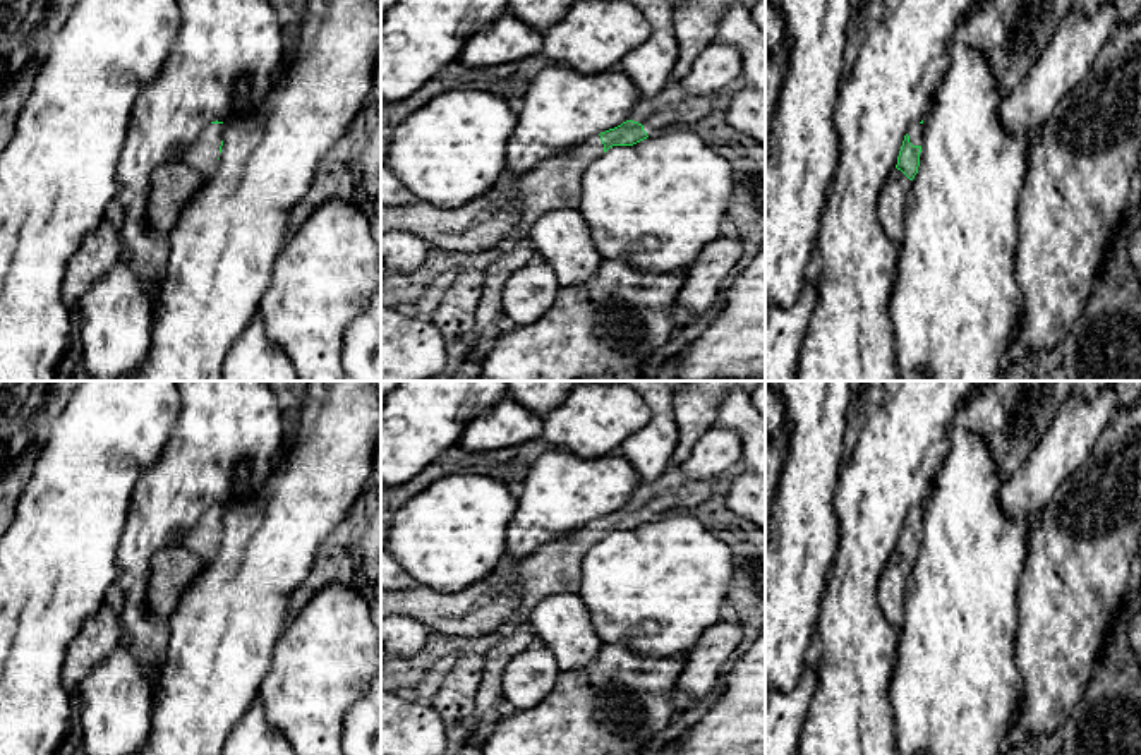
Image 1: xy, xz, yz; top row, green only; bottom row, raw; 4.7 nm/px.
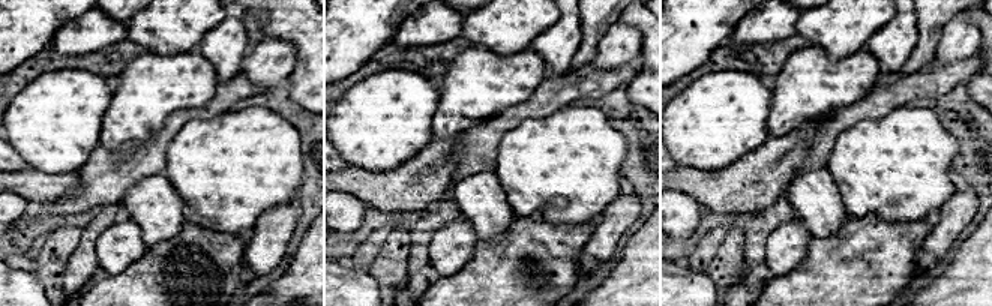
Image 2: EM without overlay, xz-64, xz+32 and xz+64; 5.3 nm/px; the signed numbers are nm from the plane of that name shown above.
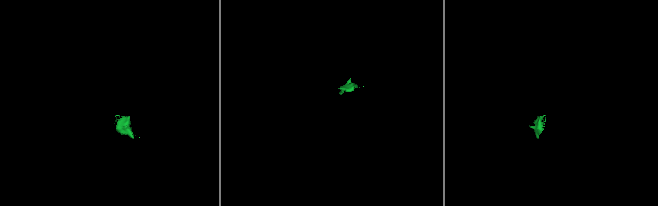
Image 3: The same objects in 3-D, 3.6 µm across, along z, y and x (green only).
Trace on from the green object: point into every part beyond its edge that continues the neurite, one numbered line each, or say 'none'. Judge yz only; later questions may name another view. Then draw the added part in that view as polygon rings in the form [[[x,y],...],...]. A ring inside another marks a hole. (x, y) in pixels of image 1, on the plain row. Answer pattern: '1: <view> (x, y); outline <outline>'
1: yz (915, 515); outline [[[920,506],[911,508],[908,511],[906,518],[909,520],[909,527],[913,530],[921,530],[921,525],[923,525],[923,508],[920,508]]]

